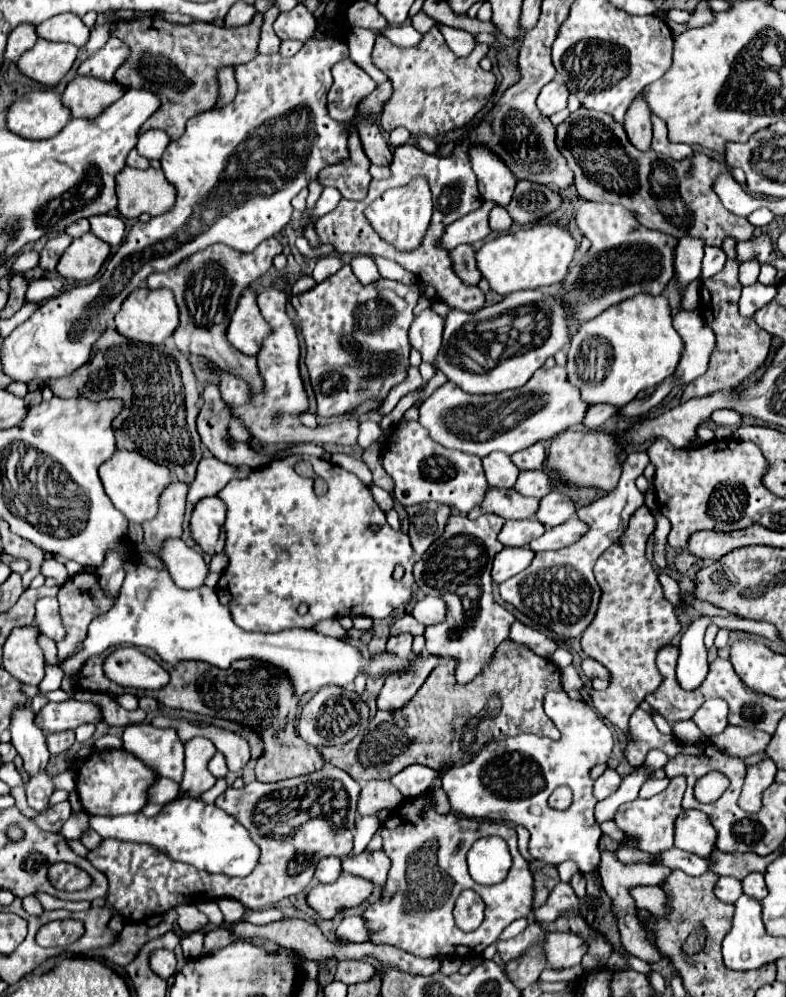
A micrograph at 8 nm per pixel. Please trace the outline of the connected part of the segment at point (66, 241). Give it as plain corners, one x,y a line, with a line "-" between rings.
62,233
62,235
50,239
50,241
44,245
44,249
40,251
40,263
38,263
38,265
40,265
44,271
54,271
54,267
56,267
56,263
58,263
58,257
64,253
64,249
70,245
70,241
72,241
72,237
68,237
66,233

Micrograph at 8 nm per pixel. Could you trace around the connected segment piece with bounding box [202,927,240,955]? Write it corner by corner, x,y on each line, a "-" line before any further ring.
228,927
212,929
212,931
208,931
206,937
204,937
204,951
202,951
202,955
214,953
214,951
222,949
224,945
228,945
228,943
232,943
232,941
238,941
238,939
240,939
240,937
234,937

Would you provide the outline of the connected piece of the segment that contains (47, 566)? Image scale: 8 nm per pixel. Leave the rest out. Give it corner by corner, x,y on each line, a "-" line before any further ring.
50,557
50,559
46,559
46,561
42,563
40,573
42,573
44,577
54,577
54,579
58,581
58,585
64,585
64,583
68,581
68,573
66,573
64,565
62,565
60,561
52,559
52,557

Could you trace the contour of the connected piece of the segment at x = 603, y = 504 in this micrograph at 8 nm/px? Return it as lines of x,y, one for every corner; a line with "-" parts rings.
628,451
628,457
622,465
622,477
618,487
610,495
600,497
588,507
582,507
578,511
578,517
588,525
588,531
570,547
536,553
528,569
500,583
500,597
512,603
518,611
526,613
528,617
540,619
542,625
546,625
558,635
558,639
568,641
572,637
580,637
594,619
592,609
596,613
600,599
600,587
594,581
594,573
592,573
594,563
598,555
602,555
612,543
618,541
618,537
628,525
630,515
640,505
644,505
644,493
636,487
634,481
644,473
646,465
648,465
648,455
644,451

